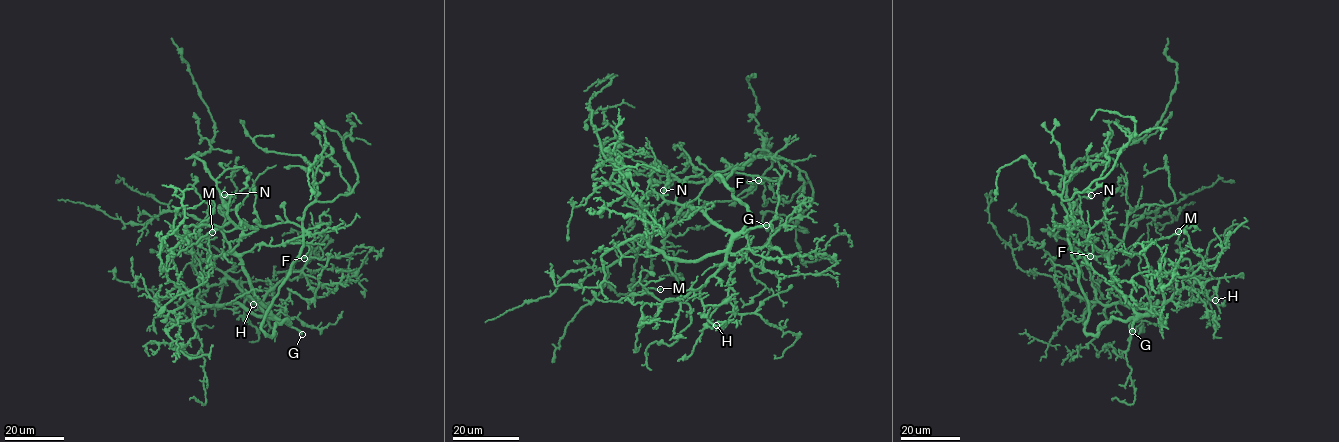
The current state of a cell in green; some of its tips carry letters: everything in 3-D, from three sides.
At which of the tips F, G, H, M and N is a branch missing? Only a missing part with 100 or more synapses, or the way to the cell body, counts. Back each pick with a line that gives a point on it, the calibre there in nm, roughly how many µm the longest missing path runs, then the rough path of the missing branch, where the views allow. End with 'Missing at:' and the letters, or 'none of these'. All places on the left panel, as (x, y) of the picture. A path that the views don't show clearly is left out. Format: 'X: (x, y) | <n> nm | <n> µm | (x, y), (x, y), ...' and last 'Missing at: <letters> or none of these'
G: (302, 334) | 200 nm | 70 µm | (302, 334), (293, 356), (297, 358), (337, 338), (344, 347), (347, 340), (345, 357), (351, 338)
Missing at: G

